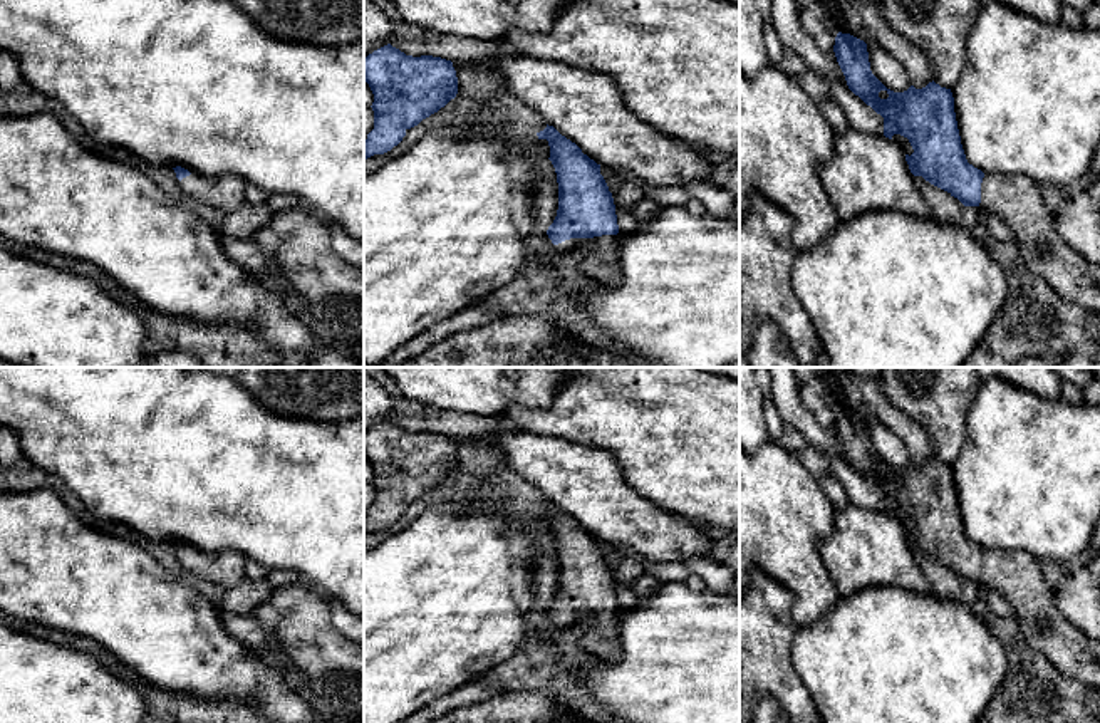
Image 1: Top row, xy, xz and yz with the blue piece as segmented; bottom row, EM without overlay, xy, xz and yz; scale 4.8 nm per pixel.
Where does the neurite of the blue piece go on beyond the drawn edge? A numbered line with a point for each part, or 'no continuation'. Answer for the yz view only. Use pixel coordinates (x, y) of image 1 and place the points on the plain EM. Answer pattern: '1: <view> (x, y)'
1: yz (1016, 576)

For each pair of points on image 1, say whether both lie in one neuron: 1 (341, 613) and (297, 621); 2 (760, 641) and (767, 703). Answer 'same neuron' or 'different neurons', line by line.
1: different neurons
2: different neurons

